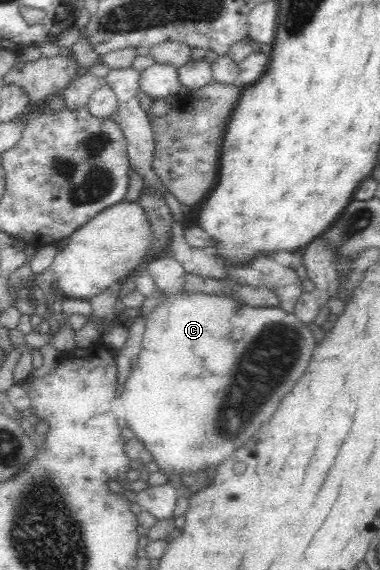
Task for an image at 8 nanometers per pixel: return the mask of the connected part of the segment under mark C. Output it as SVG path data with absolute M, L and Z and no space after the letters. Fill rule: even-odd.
M157 256L151 259L146 270L154 279L157 292L161 293L161 297L166 298L166 300L147 316L139 355L133 363L130 375L123 384L123 391L120 396L123 398L123 408L125 408L125 423L127 423L125 426L130 428L135 433L134 437L138 438L145 445L145 448L152 456L152 461L157 463L158 471L161 474L166 474L169 478L171 476L181 476L185 472L195 474L199 470L205 470L205 468L216 468L225 458L229 458L233 454L233 450L241 448L267 420L273 417L273 414L276 414L283 398L290 390L293 390L293 386L305 374L313 351L317 346L313 332L311 332L308 325L297 319L293 312L289 313L277 307L243 306L233 299L233 295L207 295L193 293L193 291L185 293L183 285L185 285L187 272L174 258ZM233 330L243 331L243 338L237 341L232 340L231 333Z

